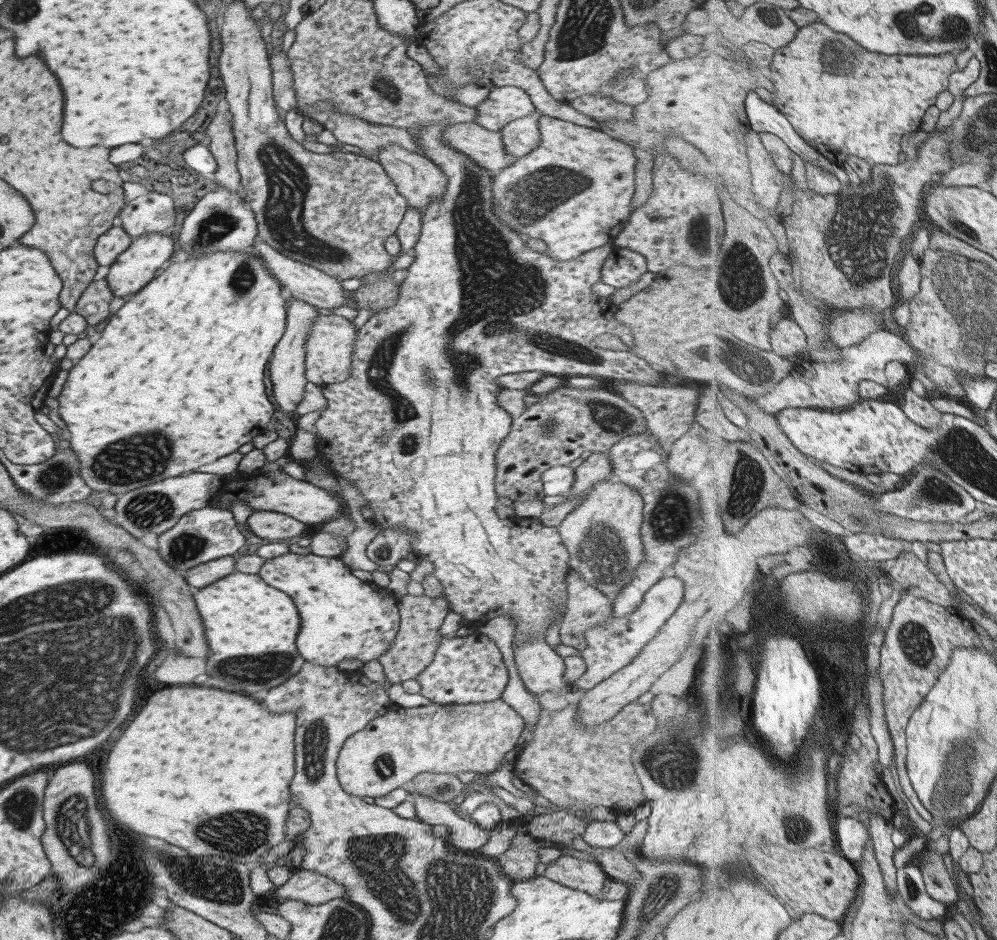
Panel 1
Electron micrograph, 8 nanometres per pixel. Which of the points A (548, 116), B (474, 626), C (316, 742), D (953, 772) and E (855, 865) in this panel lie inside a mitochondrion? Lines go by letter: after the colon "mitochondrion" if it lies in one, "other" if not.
A: other
B: other
C: mitochondrion
D: mitochondrion
E: other

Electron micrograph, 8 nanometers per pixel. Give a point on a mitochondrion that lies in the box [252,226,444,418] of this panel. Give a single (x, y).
(425, 376)

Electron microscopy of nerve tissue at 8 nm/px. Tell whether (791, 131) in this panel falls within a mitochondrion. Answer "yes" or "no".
no

